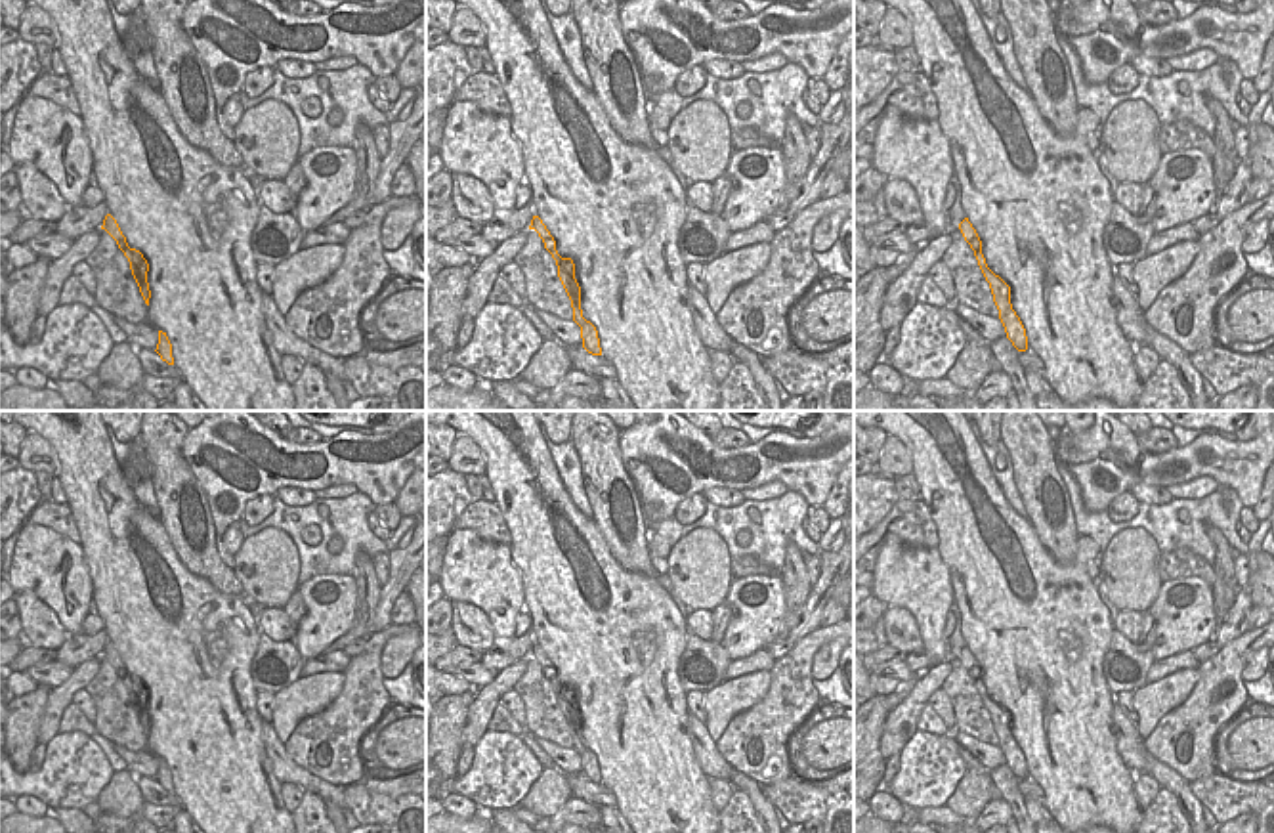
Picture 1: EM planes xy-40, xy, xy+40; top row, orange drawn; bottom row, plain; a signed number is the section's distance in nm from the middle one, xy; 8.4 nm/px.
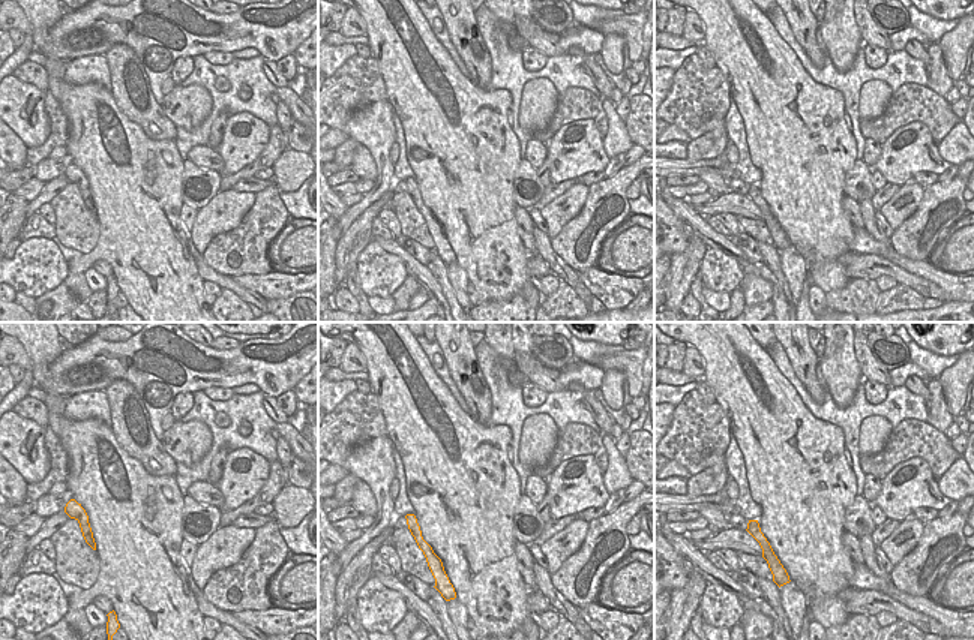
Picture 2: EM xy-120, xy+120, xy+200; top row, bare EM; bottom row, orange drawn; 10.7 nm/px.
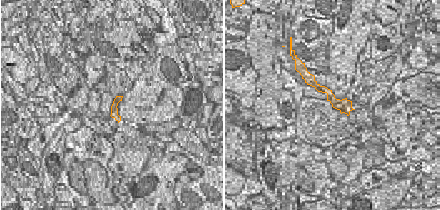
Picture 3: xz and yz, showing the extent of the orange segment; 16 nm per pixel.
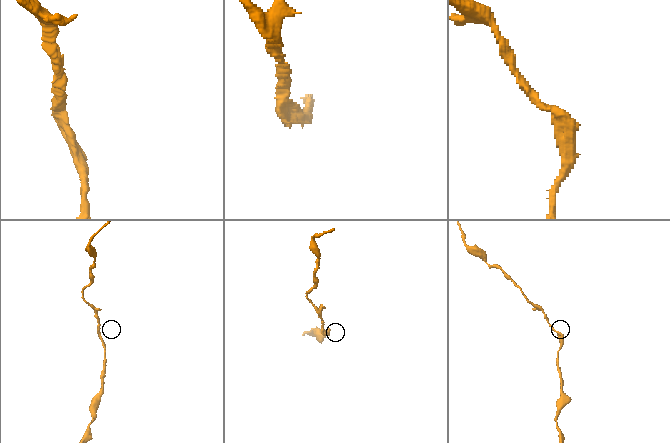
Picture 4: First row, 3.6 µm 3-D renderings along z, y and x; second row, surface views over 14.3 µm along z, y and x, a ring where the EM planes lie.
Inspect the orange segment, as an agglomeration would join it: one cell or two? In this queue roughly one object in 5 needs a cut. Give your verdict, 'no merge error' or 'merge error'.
no merge error

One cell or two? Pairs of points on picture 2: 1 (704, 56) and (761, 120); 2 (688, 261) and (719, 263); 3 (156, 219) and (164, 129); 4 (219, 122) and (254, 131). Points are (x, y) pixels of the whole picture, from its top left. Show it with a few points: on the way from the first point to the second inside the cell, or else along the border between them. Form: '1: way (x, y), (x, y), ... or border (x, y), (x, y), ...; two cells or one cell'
1: border (703, 42), (716, 66); two cells
2: border (707, 248), (697, 276); two cells
3: border (131, 122), (135, 122), (150, 138), (174, 141); two cells
4: border (230, 116), (222, 141), (215, 149); two cells

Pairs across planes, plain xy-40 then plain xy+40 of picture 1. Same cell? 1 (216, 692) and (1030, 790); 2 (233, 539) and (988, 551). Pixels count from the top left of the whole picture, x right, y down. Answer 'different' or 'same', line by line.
1: different
2: same

